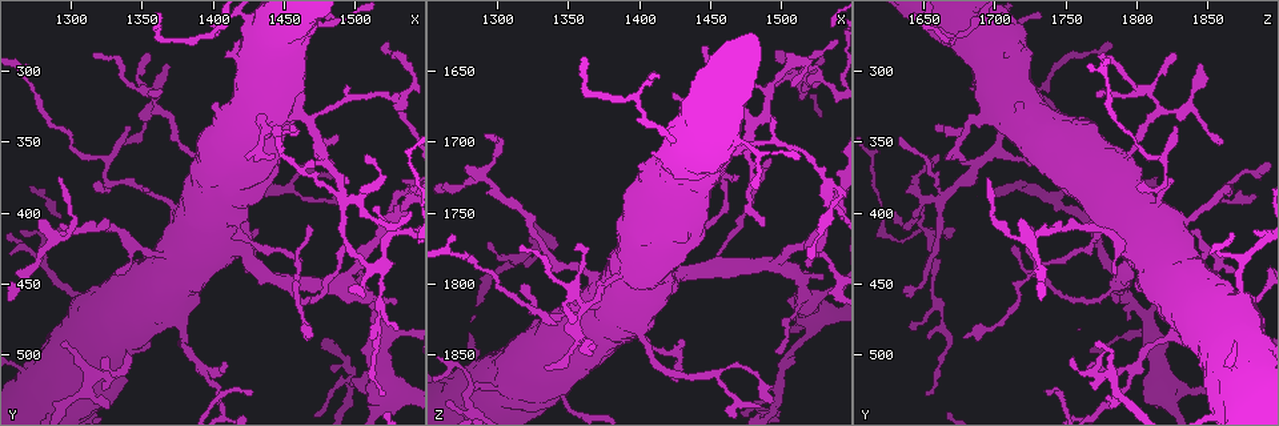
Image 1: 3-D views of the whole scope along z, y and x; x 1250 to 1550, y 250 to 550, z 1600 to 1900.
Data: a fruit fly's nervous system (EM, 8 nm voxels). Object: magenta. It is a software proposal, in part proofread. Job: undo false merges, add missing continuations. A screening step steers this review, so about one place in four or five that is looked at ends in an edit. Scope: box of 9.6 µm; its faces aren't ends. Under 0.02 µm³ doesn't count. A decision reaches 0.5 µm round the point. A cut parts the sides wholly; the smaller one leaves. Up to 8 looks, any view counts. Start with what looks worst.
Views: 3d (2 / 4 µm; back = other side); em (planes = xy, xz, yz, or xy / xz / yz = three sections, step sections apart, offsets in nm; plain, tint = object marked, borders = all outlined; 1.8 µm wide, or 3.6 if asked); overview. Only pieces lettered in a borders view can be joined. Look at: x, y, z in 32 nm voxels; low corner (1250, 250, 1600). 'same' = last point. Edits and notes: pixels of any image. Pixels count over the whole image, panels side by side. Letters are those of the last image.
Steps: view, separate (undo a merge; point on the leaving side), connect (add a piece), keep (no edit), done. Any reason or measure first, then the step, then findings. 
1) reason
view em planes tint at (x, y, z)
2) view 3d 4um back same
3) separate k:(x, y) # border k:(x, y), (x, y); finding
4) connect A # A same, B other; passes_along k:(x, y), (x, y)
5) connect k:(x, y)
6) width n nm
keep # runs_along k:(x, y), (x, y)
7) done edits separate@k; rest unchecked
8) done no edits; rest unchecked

an open end
view 3d 2um back at (1340, 498, 1778)

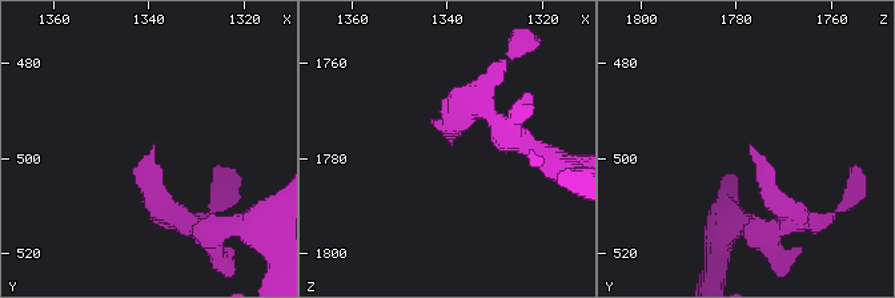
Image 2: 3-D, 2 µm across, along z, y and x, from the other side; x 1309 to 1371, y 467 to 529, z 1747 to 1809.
view em planes borders at (1339, 498, 1777)

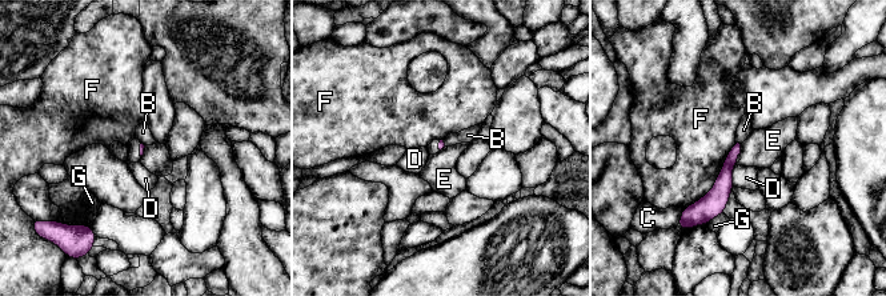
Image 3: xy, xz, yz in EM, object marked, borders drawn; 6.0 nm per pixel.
longest_contact F 480 nm
keep # B other, C other, D other, E other, F other, G other; border 3:(741, 144), (741, 152), (734, 164); none of them fits

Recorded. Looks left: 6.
abrupt turn
view 3d 4um back at (1500, 516, 1878)

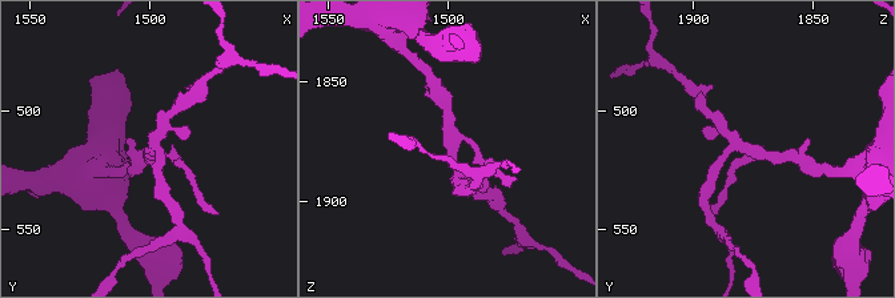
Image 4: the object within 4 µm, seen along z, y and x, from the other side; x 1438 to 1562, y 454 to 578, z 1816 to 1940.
view em xz step 8 tint at (1497, 515, 1879)

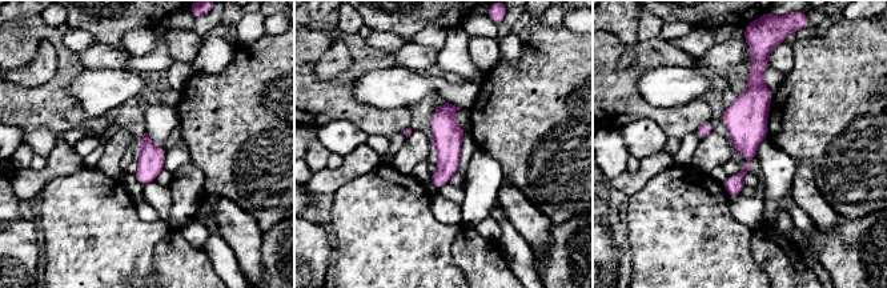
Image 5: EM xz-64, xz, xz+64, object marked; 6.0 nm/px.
view em xz step 8 borders same

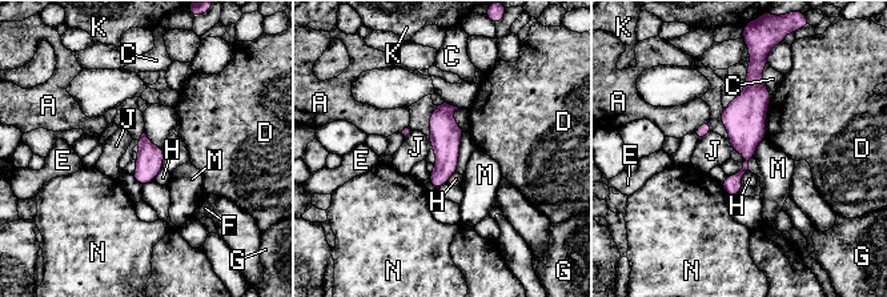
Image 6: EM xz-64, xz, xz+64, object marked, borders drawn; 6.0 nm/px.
width 160 nm
keep # A other, C other, D other, E other, F other, G other, H other, J other, K other, M other, N other; all the same cell

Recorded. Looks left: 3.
thin end
view 3d 2um at (1492, 386, 1886)

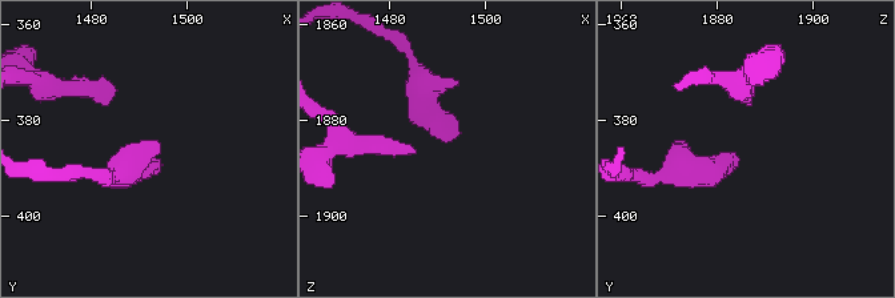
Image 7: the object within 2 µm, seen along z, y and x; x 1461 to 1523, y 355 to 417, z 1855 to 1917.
now the EM
view em yz step 8 plain at (1492, 387, 1884)

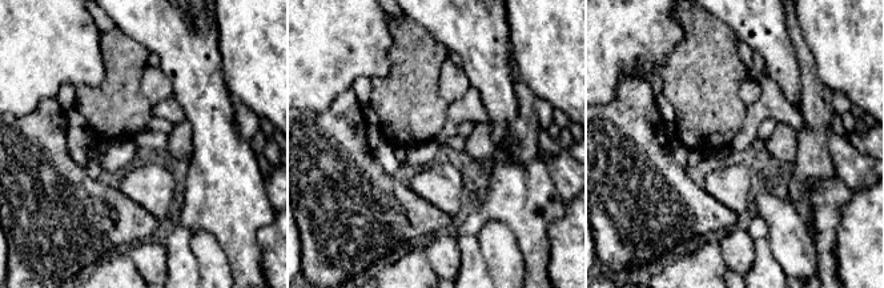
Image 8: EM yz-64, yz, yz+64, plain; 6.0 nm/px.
view em yz step 8 borders same

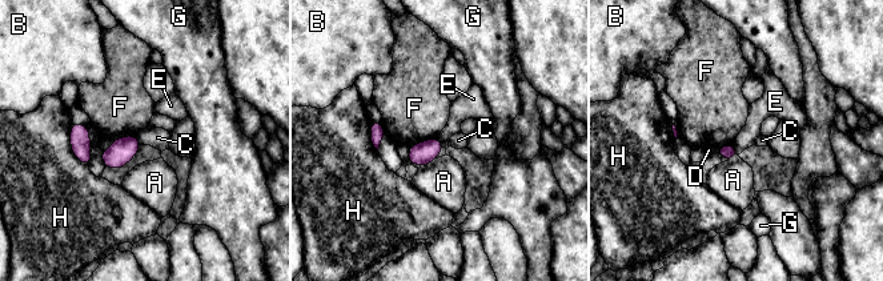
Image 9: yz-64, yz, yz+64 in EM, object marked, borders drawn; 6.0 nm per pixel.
keep # A other, B other, C other, D other, E other, F other, G other, H other; border 9:(437, 137), (444, 147); no lettered piece goes on from it

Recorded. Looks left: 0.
done no edits; rest unchecked

